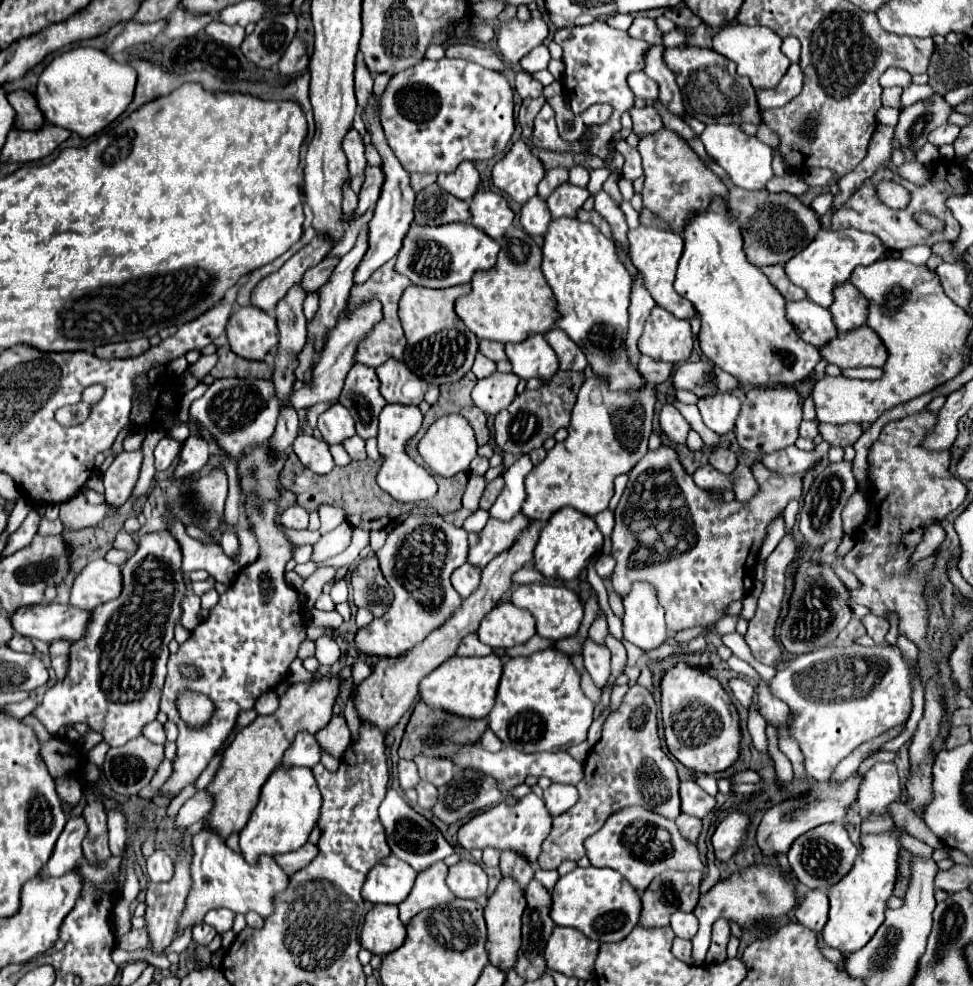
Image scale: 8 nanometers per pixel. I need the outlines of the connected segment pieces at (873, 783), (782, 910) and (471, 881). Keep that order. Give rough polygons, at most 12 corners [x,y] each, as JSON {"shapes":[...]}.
{"shapes":[[[876,762],[858,788],[860,816],[902,794],[892,762]],[[772,864],[718,882],[694,908],[690,966],[705,964],[716,918],[742,928],[796,904]],[[460,860],[446,884],[456,898],[476,900],[488,876],[480,864]]]}

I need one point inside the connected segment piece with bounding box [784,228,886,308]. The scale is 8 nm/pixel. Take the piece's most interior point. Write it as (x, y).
(828, 260)

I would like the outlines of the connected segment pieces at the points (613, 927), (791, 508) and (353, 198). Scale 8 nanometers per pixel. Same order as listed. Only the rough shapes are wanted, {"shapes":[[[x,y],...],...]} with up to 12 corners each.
{"shapes":[[[576,868],[550,918],[596,942],[624,940],[640,896],[610,868]],[[792,500],[784,510],[785,528],[792,534],[800,505]],[[344,188],[344,214],[352,214],[358,206],[358,196]]]}

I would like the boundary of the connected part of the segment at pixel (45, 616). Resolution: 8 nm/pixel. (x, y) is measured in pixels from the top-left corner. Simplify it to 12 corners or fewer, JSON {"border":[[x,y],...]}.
{"border":[[72,604],[20,608],[16,632],[44,642],[76,642],[88,610]]}

